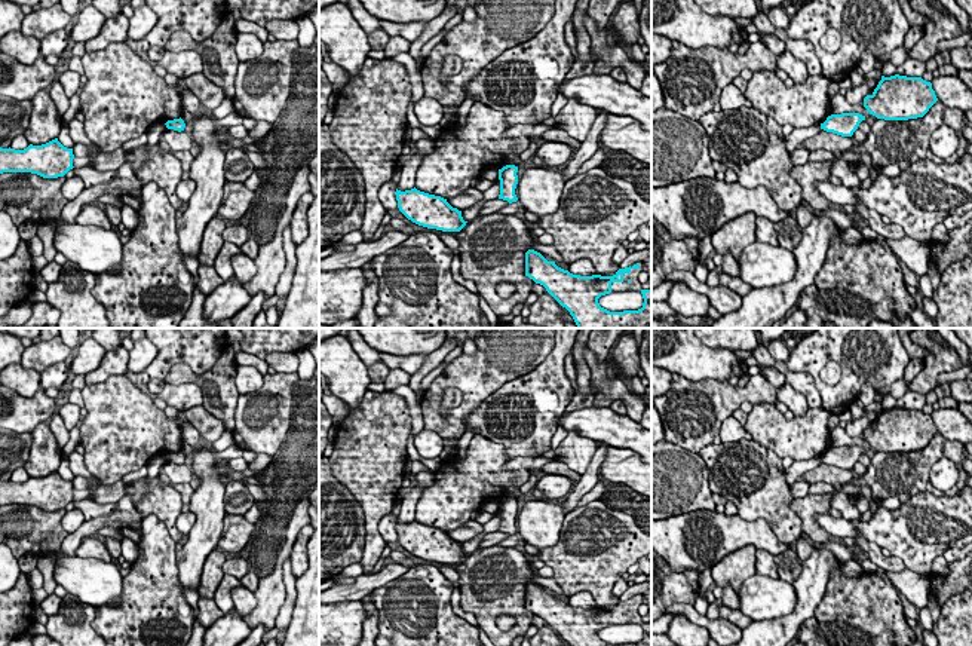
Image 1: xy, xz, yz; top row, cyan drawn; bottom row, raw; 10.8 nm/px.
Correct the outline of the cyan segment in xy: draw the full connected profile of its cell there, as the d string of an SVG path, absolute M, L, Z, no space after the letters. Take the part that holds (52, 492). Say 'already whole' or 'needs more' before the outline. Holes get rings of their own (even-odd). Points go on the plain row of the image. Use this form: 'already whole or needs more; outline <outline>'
already whole; outline M58 471L42 477L30 477L24 483L0 480L0 506L31 505L43 511L64 509L73 502L73 481L64 480Z

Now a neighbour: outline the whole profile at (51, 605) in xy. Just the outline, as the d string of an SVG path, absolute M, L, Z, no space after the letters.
M49 594L42 603L40 609L47 615L56 615L59 612L59 607L62 604L62 598L56 594Z

